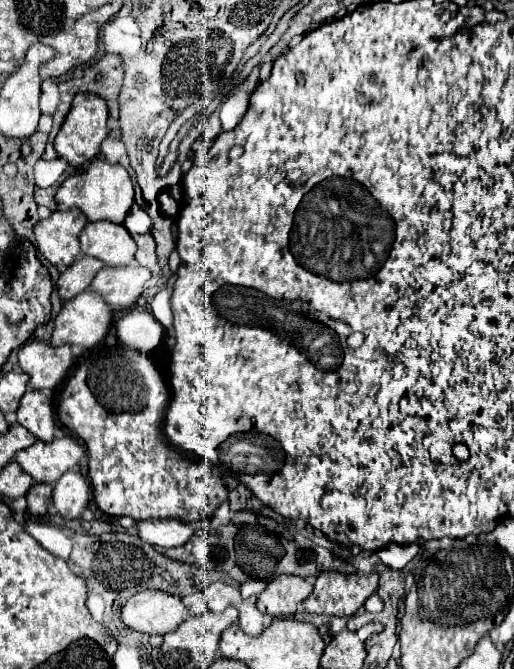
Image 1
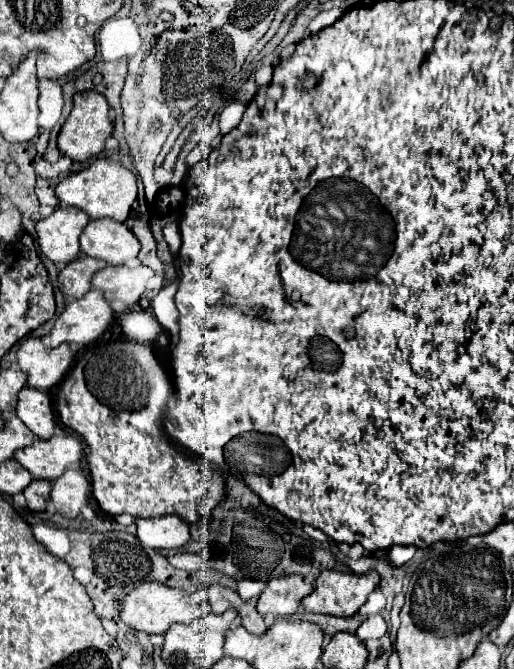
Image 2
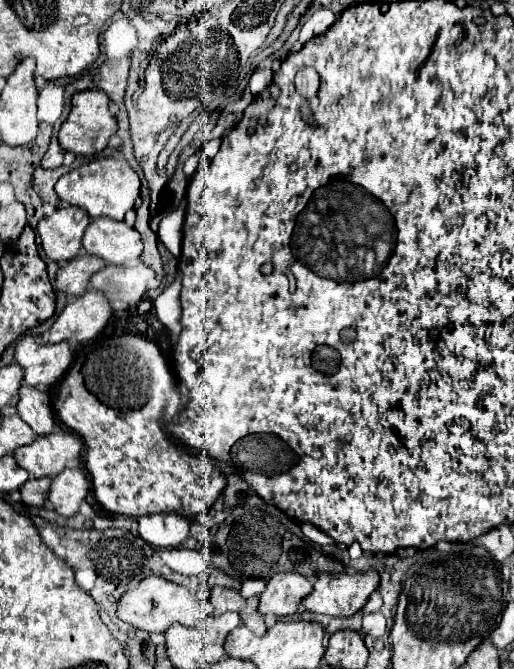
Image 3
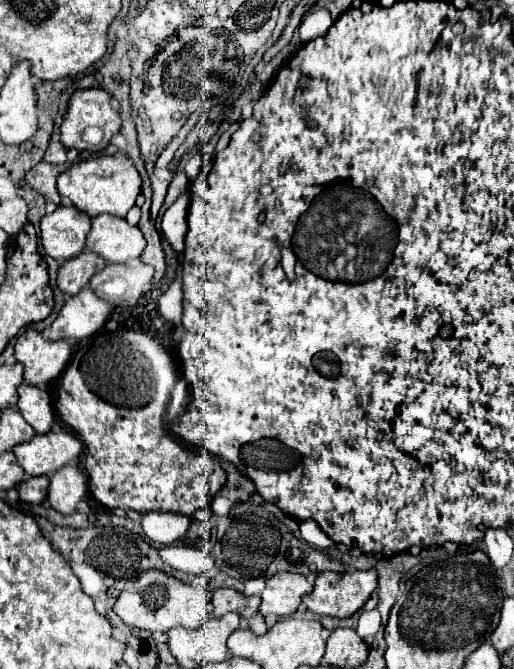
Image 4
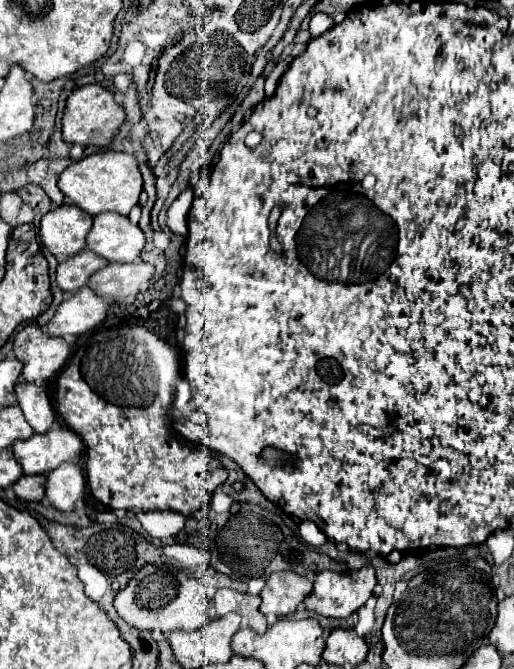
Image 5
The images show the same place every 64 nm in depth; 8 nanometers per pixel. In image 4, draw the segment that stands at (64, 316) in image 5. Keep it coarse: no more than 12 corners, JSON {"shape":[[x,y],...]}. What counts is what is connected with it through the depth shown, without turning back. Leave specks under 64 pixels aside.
{"shape":[[92,288],[66,300],[50,340],[90,338],[110,314]]}

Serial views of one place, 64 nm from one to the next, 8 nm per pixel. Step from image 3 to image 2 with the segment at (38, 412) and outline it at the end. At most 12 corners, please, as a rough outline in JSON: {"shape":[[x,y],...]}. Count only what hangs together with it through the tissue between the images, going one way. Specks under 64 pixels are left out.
{"shape":[[34,388],[18,394],[18,418],[42,440],[54,434],[50,398]]}

